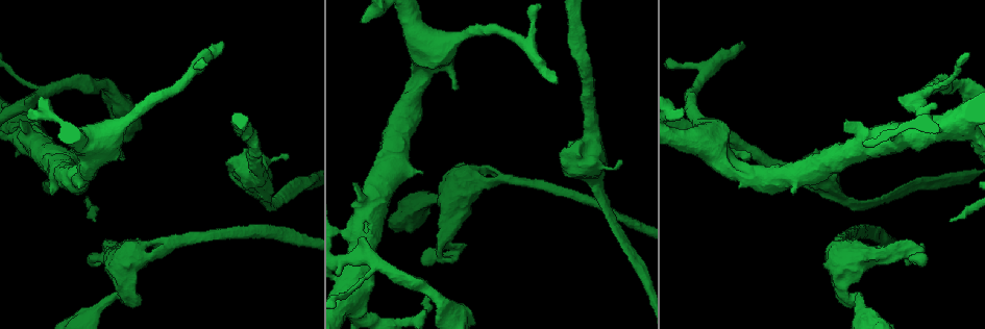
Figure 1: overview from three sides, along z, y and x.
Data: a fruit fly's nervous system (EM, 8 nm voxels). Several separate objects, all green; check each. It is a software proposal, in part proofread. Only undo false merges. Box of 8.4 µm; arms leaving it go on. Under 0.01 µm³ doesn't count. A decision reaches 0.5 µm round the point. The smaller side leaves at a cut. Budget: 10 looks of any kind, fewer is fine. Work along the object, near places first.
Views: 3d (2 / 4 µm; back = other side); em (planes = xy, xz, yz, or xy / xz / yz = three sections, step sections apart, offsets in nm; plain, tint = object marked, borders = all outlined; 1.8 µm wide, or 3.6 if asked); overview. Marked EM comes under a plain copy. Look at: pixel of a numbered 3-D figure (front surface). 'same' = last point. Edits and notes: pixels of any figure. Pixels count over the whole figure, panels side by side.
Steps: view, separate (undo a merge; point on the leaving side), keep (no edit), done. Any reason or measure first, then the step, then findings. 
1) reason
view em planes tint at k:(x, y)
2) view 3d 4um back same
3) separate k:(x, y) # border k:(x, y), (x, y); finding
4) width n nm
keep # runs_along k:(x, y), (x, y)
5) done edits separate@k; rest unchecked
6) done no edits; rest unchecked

sudden change in width
view em 3.6um planes tint at 1:(420, 35)

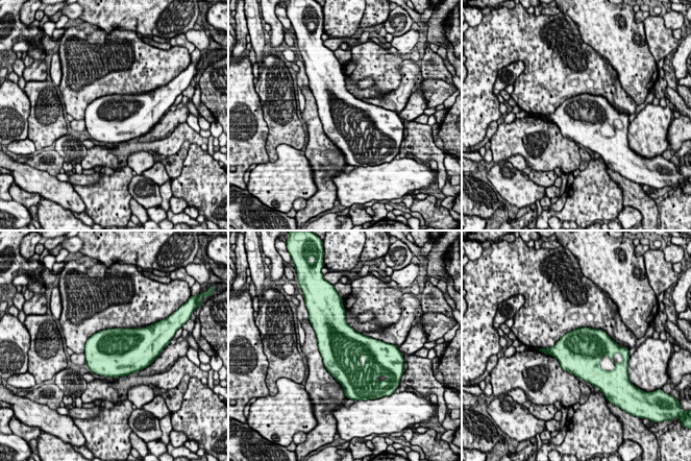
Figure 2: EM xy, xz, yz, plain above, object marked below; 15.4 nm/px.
keep # continuous, no second neuron

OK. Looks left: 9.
calibre changes
view em planes tint at 1:(598, 180)

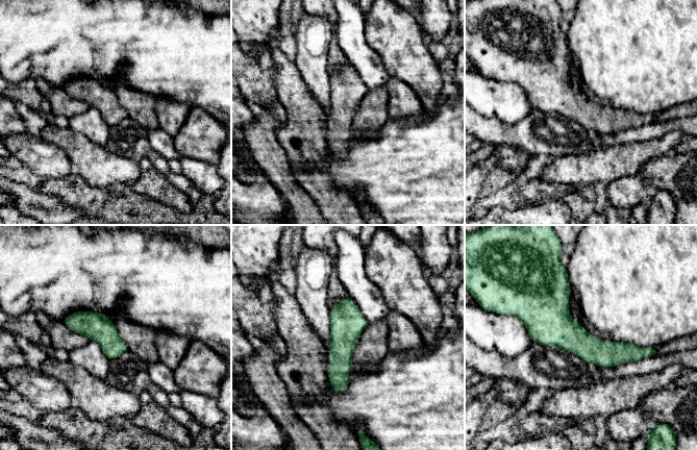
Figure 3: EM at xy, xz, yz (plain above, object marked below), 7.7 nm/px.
keep # runs_along 3:(524, 318), (643, 353); one neuron here

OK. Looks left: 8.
abrupt turn
view 3d 4um at 1:(14, 129)

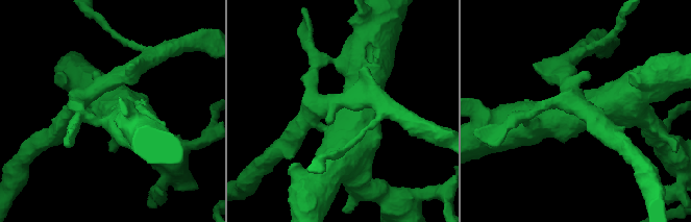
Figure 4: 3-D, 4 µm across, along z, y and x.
need the tissue
view em 3.6um xz step 4 tint at 4:(346, 122)

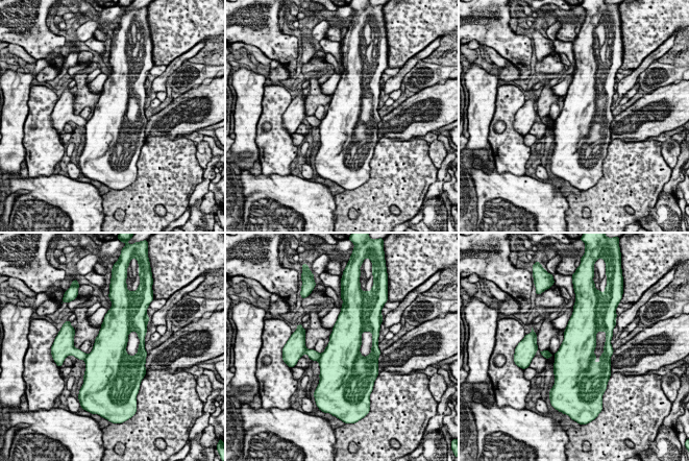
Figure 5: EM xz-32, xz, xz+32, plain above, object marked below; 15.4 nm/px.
view em 3.6um planes borders same

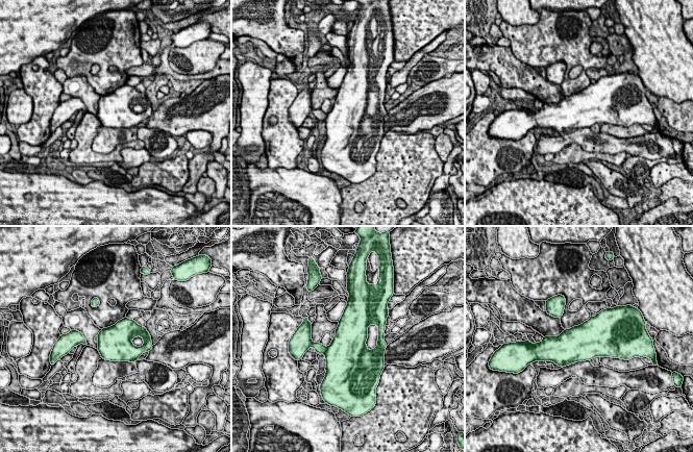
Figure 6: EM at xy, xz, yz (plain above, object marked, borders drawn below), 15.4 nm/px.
separate 6:(368, 371) # border 6:(365, 345), (361, 359), (347, 378); two neurons meet here

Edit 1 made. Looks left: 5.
done edits separate@6; rest unchecked

